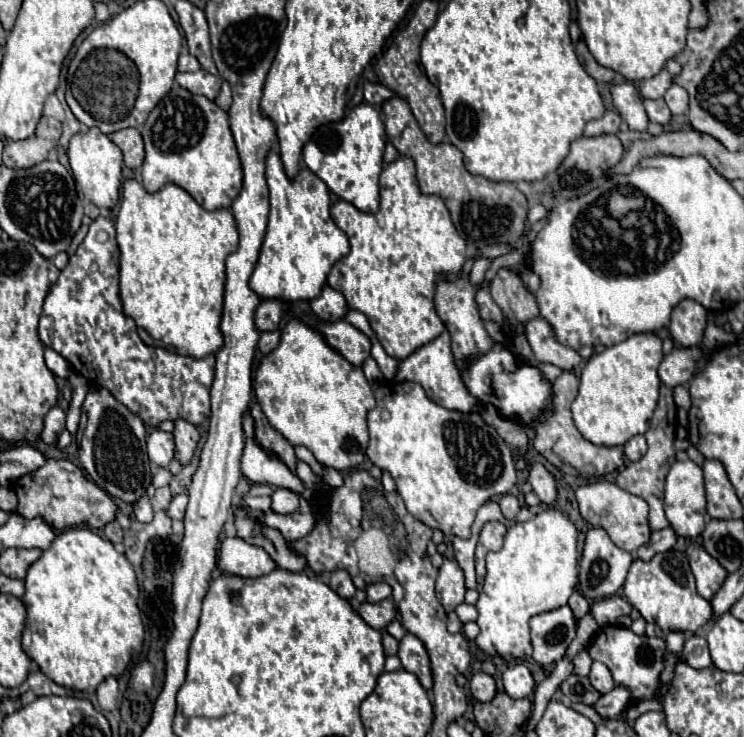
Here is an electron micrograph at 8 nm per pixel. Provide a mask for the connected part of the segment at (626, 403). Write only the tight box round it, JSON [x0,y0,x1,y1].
[572,334,662,446]

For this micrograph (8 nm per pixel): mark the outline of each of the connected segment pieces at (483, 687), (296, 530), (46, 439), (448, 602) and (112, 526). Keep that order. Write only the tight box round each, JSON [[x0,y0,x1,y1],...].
[[470,672,496,702],[260,498,316,542],[40,406,66,444],[436,558,464,612],[104,520,122,544]]

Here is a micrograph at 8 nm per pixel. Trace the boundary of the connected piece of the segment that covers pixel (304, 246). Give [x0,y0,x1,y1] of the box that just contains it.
[250,152,350,300]

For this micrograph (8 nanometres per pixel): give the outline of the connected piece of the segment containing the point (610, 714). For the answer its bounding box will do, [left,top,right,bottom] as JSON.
[594,686,630,718]

